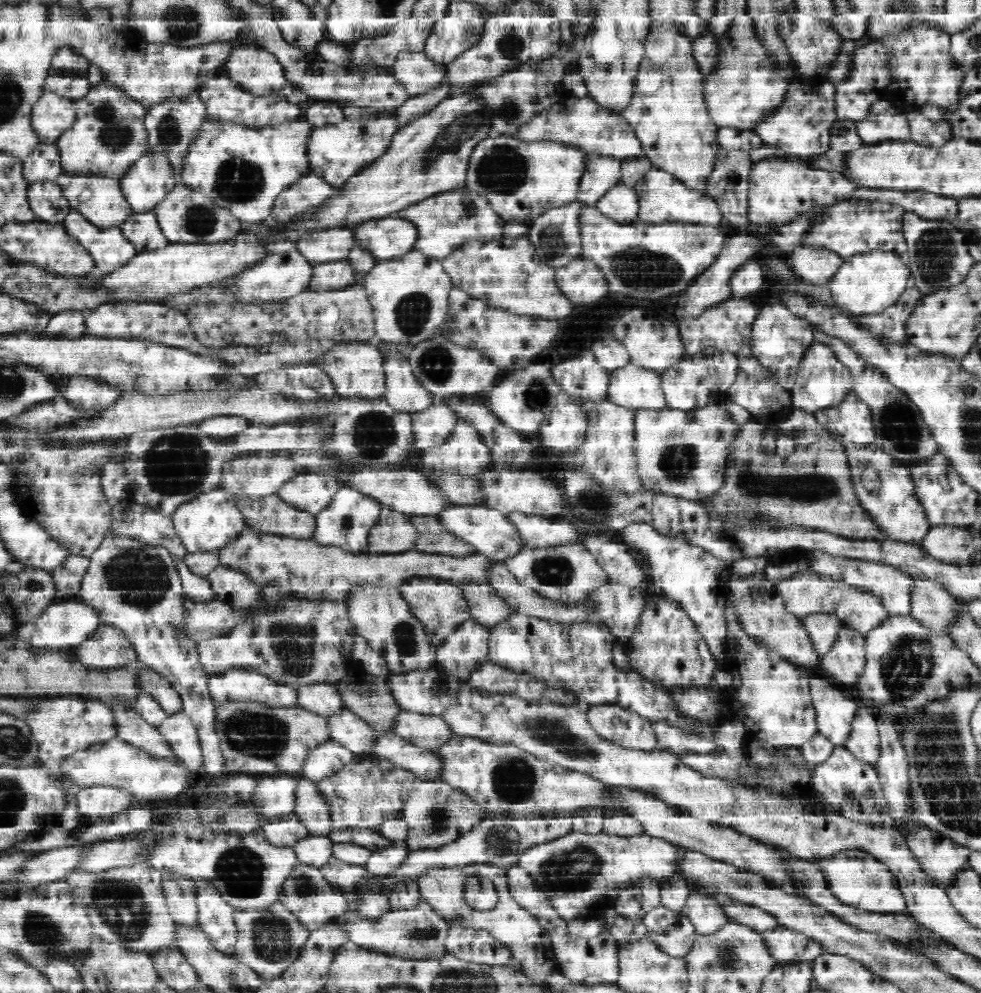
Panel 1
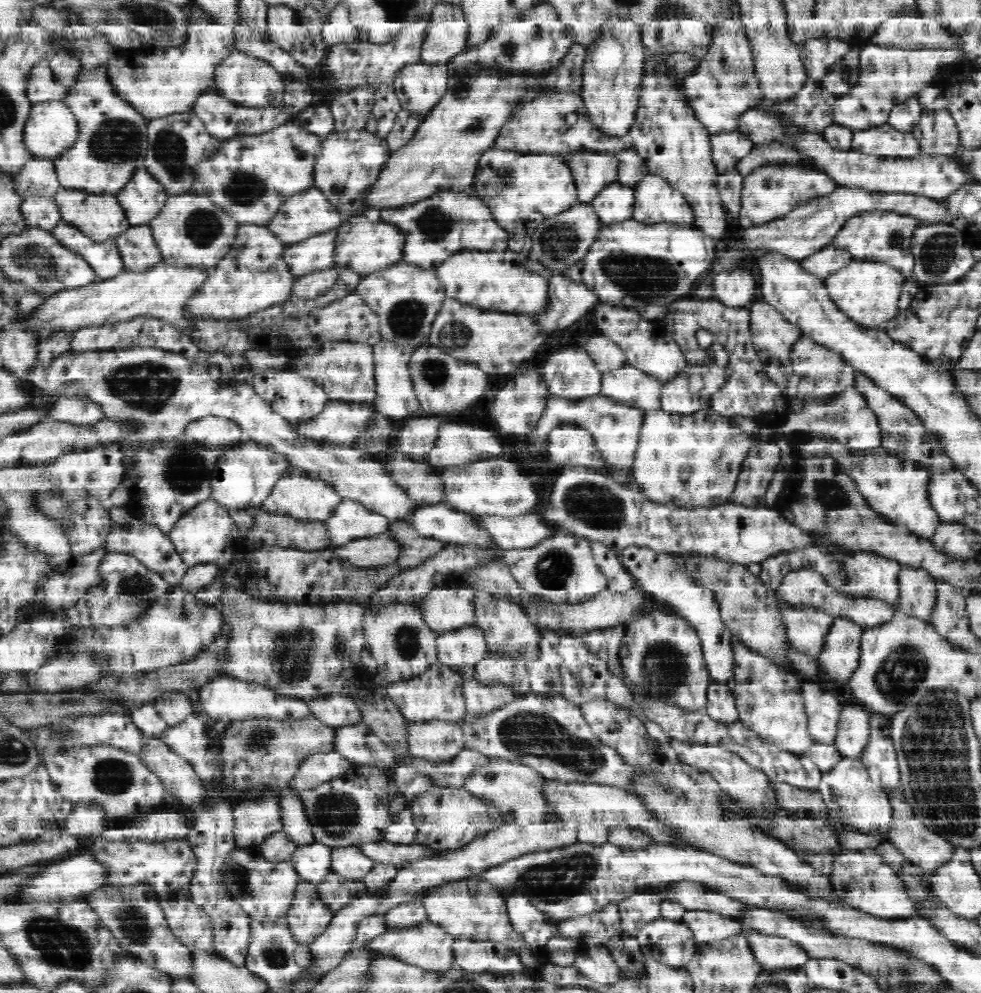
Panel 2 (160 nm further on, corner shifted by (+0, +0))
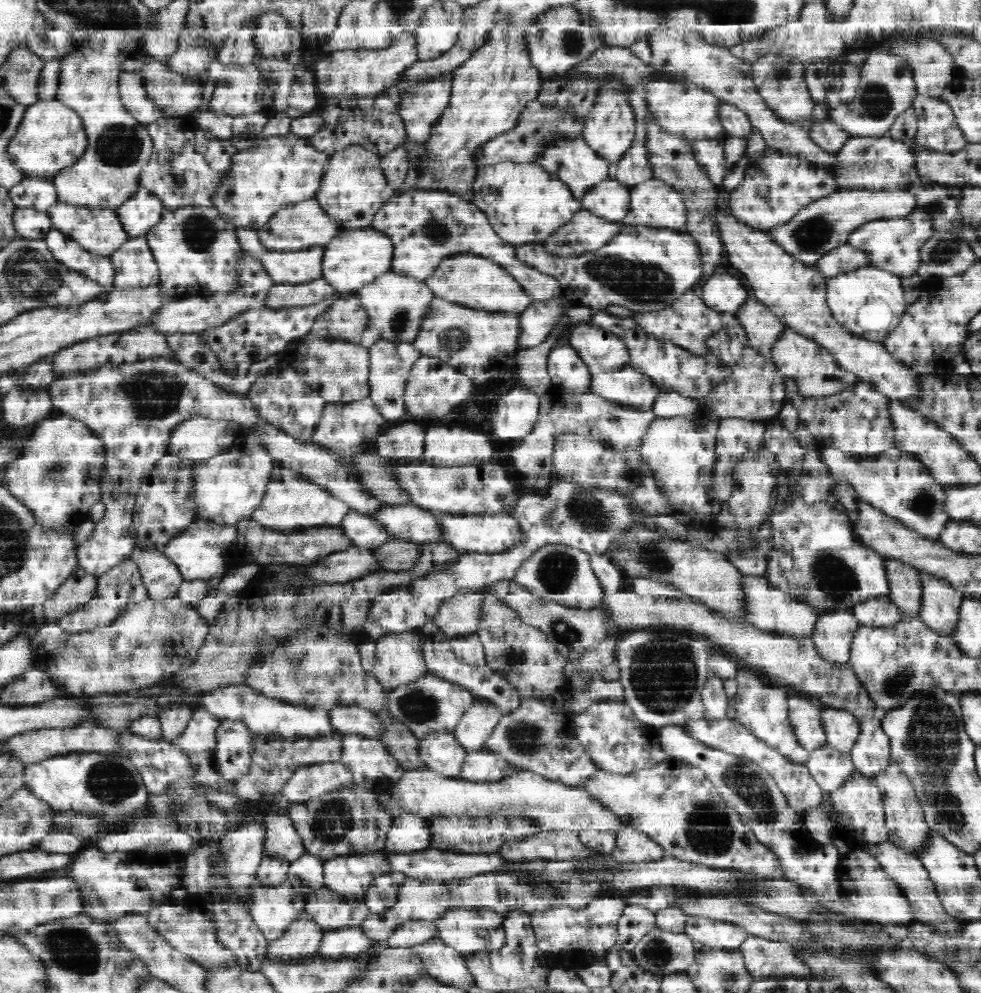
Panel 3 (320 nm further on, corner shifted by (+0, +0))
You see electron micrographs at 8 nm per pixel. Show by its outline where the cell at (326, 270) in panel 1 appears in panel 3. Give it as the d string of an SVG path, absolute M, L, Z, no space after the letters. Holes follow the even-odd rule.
M322 278L300 284L275 284L268 292L264 308L284 308L284 306L308 306L318 304L330 296L335 290Z

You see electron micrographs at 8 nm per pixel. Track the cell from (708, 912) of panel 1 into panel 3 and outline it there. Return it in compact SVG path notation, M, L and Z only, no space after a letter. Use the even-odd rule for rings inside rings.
M688 918L686 934L709 948L735 950L749 935L741 926L709 918Z

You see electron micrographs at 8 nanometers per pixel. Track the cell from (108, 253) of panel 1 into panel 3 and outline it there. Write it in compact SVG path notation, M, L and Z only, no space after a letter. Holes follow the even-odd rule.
M55 228L49 229L44 240L55 259L62 262L68 270L78 270L94 282L107 288L112 287L116 271L110 256L92 254L91 251L84 250L75 239Z

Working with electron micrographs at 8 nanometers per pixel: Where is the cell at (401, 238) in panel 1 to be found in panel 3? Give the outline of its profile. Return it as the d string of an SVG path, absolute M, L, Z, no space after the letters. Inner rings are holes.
M365 227L362 230L346 230L339 232L325 245L322 278L341 294L356 294L366 284L390 271L394 247L391 238L375 227Z

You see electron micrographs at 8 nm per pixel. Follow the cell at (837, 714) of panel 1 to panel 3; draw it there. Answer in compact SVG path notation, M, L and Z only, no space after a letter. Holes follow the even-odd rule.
M792 696L787 702L788 718L794 726L796 738L809 752L827 743L822 721L822 706L818 700Z

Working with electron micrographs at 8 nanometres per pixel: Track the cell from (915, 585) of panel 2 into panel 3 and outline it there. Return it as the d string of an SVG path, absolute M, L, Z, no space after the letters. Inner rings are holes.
M886 559L890 591L888 597L904 618L918 617L923 600L923 574L900 559Z

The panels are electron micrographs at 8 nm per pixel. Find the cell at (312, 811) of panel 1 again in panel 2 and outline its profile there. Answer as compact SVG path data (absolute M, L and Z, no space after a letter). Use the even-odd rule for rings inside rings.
M284 791L280 803L280 818L283 834L287 834L287 838L291 838L296 846L314 843L311 821L300 794L295 791Z

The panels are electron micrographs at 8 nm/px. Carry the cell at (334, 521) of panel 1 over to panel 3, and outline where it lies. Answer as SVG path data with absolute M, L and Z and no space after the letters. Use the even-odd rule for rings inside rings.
M350 510L339 526L354 546L362 550L376 550L389 540L384 524L376 523L370 516Z

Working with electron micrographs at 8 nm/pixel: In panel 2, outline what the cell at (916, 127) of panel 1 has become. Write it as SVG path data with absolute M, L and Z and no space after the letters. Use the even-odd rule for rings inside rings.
M923 109L912 133L922 154L950 155L963 151L957 124L947 110Z

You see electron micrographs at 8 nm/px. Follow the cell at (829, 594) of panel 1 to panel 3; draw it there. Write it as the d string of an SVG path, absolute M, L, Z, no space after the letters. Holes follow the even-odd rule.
M888 596L856 603L852 611L861 625L876 628L894 626L904 618L900 614L900 609Z

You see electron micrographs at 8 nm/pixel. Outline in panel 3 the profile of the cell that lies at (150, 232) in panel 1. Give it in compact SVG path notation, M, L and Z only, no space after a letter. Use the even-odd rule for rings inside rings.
M146 234L128 238L116 248L111 261L116 271L113 287L146 287L159 283L158 263L147 243Z

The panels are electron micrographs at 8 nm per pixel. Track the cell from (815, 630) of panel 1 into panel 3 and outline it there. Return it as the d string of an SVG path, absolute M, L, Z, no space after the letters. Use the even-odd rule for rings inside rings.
M744 575L744 592L746 598L746 619L750 625L764 632L786 634L802 640L810 640L815 630L815 622L820 612L814 606L808 606L800 600L793 599L788 593L771 586L765 576Z

